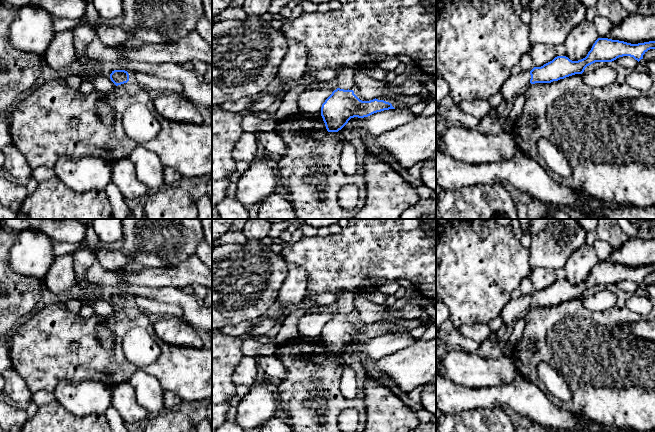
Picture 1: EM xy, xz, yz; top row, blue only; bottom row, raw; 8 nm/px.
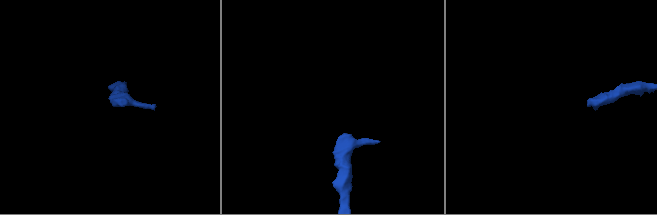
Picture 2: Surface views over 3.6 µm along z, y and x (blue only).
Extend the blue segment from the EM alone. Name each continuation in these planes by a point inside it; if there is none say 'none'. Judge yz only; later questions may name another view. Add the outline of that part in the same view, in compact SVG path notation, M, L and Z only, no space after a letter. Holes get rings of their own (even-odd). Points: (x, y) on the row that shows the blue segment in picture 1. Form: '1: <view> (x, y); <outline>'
1: yz (513, 85); M522 71L520 74L511 75L500 89L502 99L506 101L512 100L516 94L523 92L530 84L530 71Z

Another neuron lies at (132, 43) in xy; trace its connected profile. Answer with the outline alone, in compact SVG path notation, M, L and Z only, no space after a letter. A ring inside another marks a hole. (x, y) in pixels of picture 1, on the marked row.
M135 36L130 37L125 43L120 46L125 47L129 50L136 50L141 47L144 43L138 40Z

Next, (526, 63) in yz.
M530 52L525 53L519 62L519 66L523 71L531 71L534 68L533 61L531 59Z

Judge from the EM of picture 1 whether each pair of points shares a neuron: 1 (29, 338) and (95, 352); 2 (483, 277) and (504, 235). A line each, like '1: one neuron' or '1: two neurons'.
1: one neuron
2: one neuron

